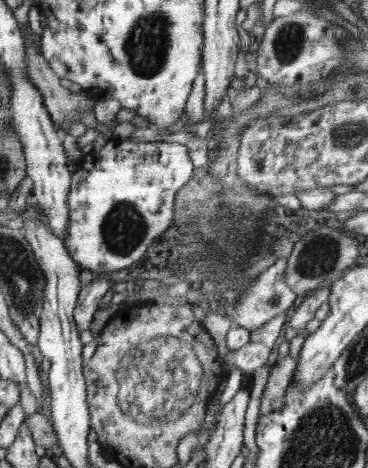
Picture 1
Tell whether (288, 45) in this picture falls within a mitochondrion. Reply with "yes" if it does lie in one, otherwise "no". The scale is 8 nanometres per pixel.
yes

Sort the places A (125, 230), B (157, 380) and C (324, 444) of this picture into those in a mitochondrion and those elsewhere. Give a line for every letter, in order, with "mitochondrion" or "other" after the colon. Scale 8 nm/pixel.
A: mitochondrion
B: mitochondrion
C: mitochondrion

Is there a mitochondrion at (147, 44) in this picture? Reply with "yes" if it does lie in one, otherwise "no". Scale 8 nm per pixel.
yes

